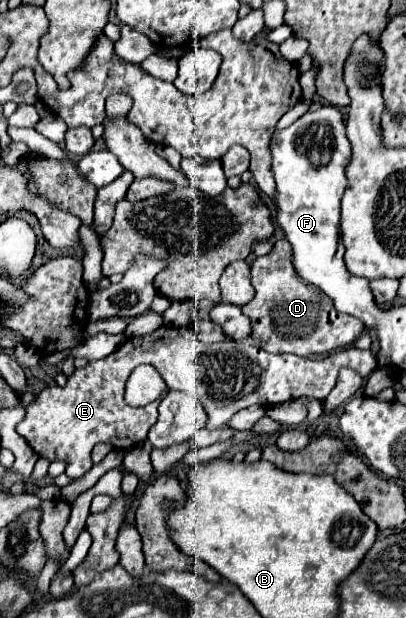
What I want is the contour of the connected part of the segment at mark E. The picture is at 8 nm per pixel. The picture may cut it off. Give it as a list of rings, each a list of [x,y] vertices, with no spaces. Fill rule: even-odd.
[[[161,326],[151,334],[125,340],[111,356],[77,368],[61,388],[61,396],[57,384],[45,386],[27,406],[27,416],[17,426],[17,432],[41,458],[47,458],[49,462],[61,460],[67,464],[67,476],[81,478],[89,470],[89,454],[95,444],[107,442],[113,448],[127,452],[143,442],[149,428],[157,422],[161,398],[141,407],[129,406],[123,400],[127,372],[139,364],[155,366],[169,390],[185,390],[197,398],[207,412],[207,430],[225,430],[229,428],[233,414],[253,404],[273,406],[301,396],[323,400],[335,388],[341,368],[351,368],[367,378],[373,372],[375,360],[369,350],[359,350],[355,346],[337,350],[321,360],[295,354],[279,356],[269,354],[247,340],[205,344],[191,326],[189,330]]]

